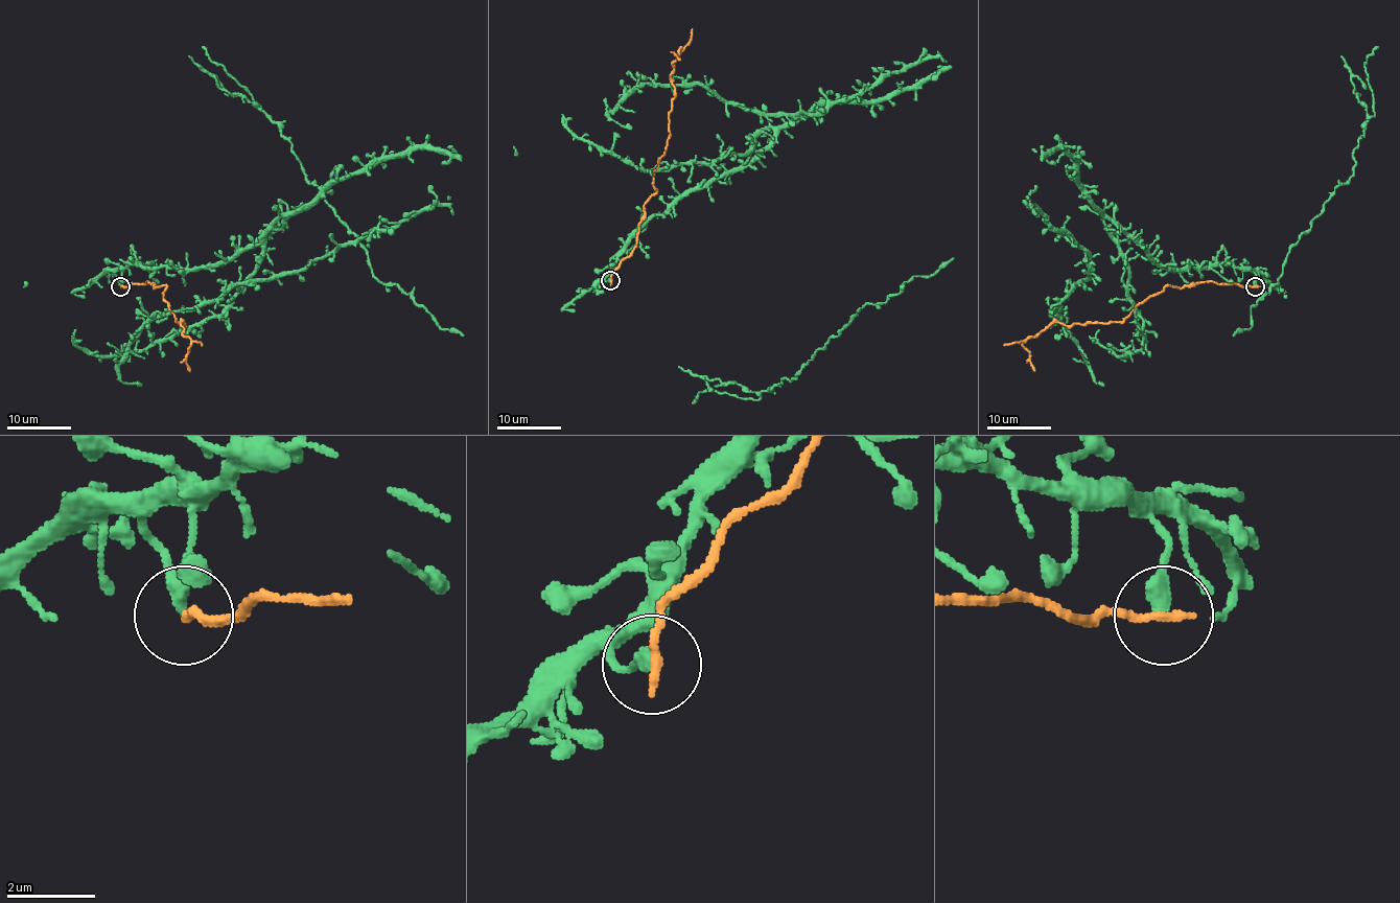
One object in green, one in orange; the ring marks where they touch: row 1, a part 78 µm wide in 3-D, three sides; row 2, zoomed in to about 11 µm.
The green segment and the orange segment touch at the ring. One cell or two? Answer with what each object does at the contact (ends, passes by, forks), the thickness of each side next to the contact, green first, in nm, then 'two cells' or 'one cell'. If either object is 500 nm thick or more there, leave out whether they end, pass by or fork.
green ends | orange ends | 380/220 nm | two cells

